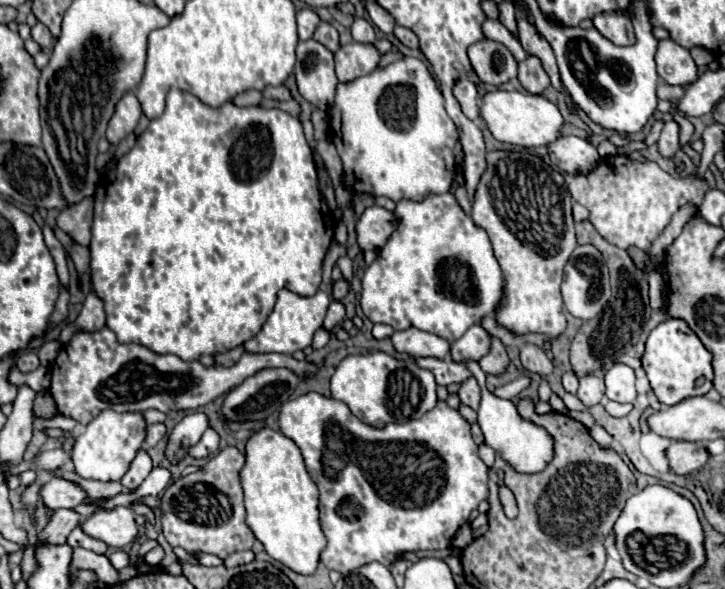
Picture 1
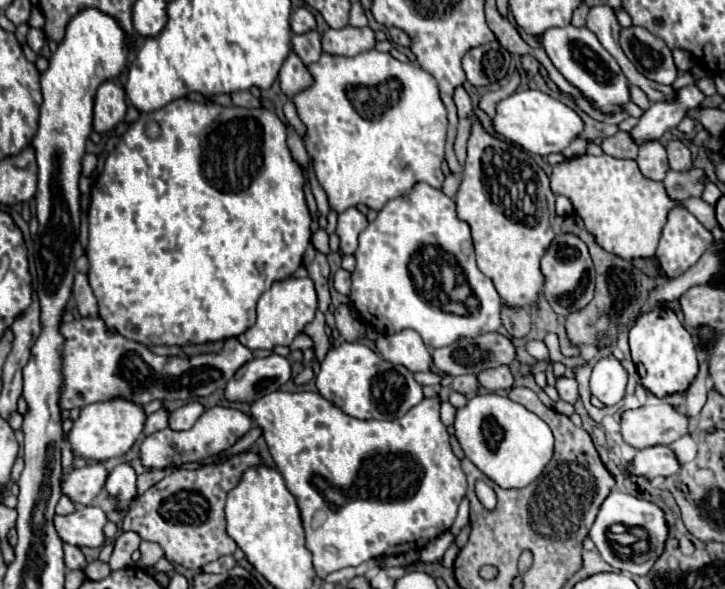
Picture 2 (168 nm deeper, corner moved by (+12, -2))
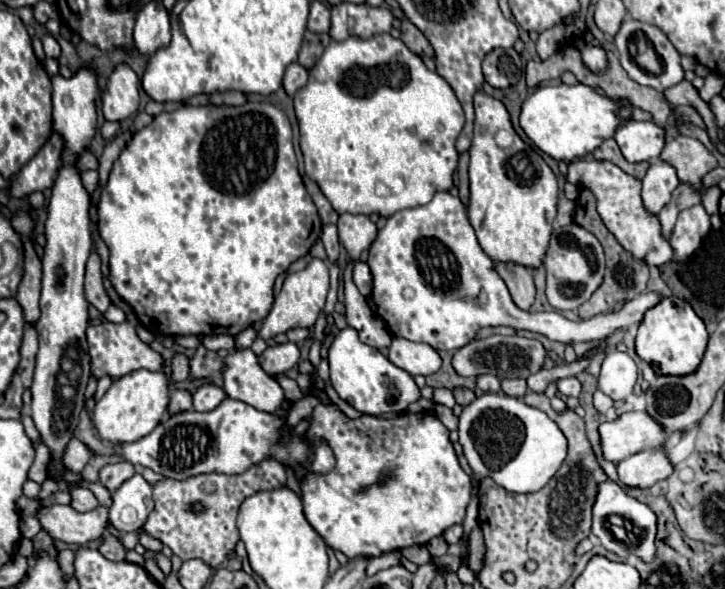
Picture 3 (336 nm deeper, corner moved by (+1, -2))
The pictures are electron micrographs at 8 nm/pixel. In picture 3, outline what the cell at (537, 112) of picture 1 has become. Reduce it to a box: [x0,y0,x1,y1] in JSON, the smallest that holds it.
[519,84,631,160]

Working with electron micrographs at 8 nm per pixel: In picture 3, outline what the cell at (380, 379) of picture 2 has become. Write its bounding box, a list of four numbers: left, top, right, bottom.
[329,326,419,414]

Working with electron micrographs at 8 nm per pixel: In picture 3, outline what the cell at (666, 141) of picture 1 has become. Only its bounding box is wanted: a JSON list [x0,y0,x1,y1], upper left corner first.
[641,160,679,214]

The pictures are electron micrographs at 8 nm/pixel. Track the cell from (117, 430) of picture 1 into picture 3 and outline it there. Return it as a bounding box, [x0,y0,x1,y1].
[93,370,169,444]

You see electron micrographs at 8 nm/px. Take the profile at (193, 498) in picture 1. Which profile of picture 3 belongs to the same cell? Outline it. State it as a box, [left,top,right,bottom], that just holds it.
[141,460,287,568]

